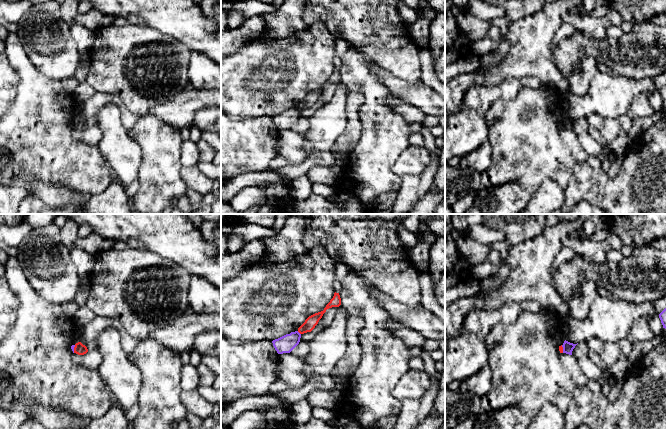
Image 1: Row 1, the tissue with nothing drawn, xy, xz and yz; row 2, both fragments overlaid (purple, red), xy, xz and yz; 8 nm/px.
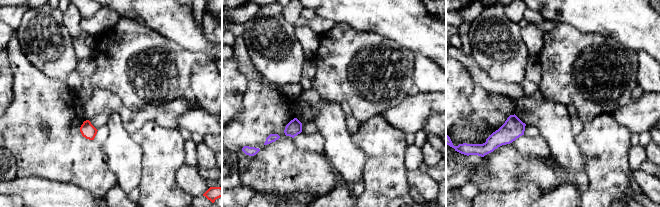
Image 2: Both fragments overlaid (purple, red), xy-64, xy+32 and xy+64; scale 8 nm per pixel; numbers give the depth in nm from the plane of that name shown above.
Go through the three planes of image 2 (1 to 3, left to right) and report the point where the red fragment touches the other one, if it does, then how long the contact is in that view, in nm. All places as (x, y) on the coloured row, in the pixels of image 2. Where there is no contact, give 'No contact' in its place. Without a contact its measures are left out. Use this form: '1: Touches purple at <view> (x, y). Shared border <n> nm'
1: No contact
2: No contact
3: No contact

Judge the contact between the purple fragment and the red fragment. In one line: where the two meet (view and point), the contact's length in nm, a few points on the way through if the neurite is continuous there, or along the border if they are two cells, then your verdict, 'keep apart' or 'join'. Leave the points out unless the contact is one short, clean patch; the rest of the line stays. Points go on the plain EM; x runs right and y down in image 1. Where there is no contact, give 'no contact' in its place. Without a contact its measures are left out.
contact xz (299, 109); length 40 nm; border xz (297, 107), (300, 110); keep apart

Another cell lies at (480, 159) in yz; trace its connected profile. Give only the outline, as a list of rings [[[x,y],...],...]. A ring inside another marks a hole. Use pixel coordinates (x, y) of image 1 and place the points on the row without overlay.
[[[488,140],[481,143],[475,150],[466,156],[467,166],[483,173],[492,163],[492,148]]]

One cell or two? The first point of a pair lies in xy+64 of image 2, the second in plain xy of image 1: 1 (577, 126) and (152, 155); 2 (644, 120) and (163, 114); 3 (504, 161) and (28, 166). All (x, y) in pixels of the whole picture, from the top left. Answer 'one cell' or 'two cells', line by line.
1: two cells
2: one cell
3: one cell

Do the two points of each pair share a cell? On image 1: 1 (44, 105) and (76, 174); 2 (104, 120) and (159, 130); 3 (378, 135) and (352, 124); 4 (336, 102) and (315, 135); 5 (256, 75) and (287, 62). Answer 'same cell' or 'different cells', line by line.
1: same cell
2: different cells
3: different cells
4: same cell
5: same cell

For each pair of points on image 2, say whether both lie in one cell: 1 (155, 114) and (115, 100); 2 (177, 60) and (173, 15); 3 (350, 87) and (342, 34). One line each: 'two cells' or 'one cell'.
1: one cell
2: two cells
3: one cell

